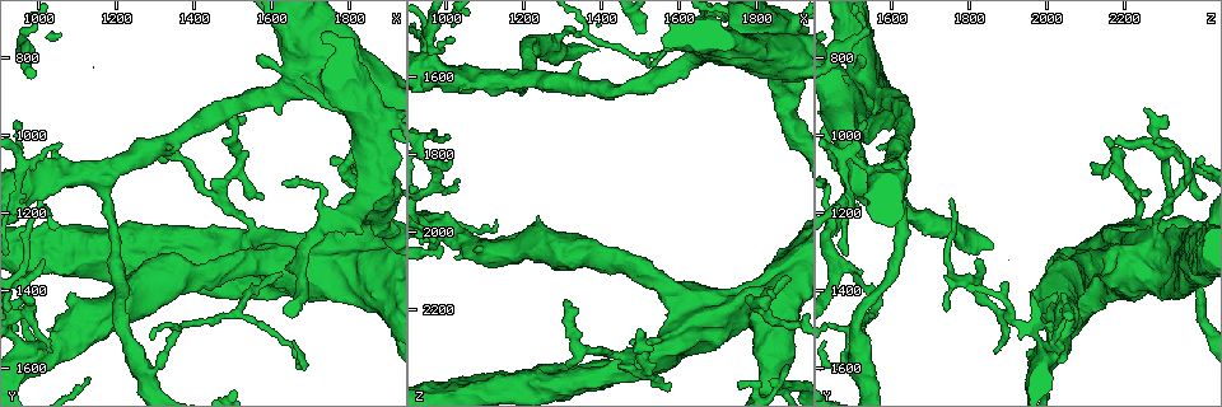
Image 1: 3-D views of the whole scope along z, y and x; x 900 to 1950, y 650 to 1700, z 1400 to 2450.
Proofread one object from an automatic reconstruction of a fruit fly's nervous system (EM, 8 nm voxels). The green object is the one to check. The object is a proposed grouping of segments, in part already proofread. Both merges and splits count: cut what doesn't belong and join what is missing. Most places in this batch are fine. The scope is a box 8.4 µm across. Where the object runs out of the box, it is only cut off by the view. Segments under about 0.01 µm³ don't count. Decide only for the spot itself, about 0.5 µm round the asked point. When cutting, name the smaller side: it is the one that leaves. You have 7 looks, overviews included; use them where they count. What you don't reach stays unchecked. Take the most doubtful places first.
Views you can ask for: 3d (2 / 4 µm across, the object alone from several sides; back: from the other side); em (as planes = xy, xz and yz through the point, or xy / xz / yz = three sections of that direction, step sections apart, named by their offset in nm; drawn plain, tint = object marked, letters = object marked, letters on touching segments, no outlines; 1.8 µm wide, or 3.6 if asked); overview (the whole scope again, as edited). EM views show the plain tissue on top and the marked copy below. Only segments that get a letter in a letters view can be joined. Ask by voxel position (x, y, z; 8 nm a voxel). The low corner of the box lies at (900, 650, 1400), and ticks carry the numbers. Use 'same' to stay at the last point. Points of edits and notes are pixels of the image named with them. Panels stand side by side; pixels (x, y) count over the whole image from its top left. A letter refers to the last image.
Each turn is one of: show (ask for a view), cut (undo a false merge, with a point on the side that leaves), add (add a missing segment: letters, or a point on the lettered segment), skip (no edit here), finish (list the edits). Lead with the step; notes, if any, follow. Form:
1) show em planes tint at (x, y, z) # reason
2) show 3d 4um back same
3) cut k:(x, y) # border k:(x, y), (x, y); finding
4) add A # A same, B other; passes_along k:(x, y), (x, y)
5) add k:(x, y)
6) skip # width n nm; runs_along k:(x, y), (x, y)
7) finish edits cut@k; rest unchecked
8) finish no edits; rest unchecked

show em 3.6um planes letters at (1790, 895, 1480) # thick turns thin

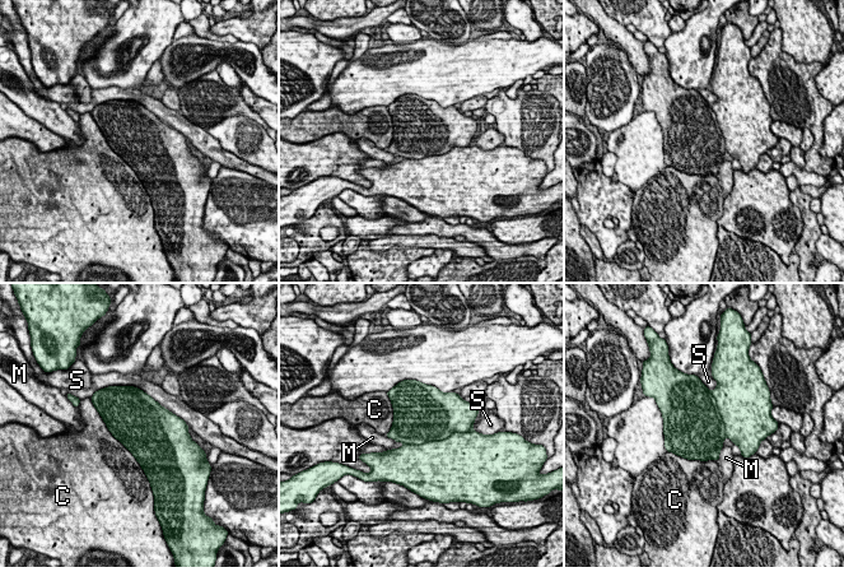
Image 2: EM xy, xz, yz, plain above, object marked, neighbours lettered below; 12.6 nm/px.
cut 2:(439, 459) # width 700 nm; C other, M other, S other; two neurons meet here

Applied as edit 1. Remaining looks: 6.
show em planes tint at (980, 1565, 1990) # four-way junction

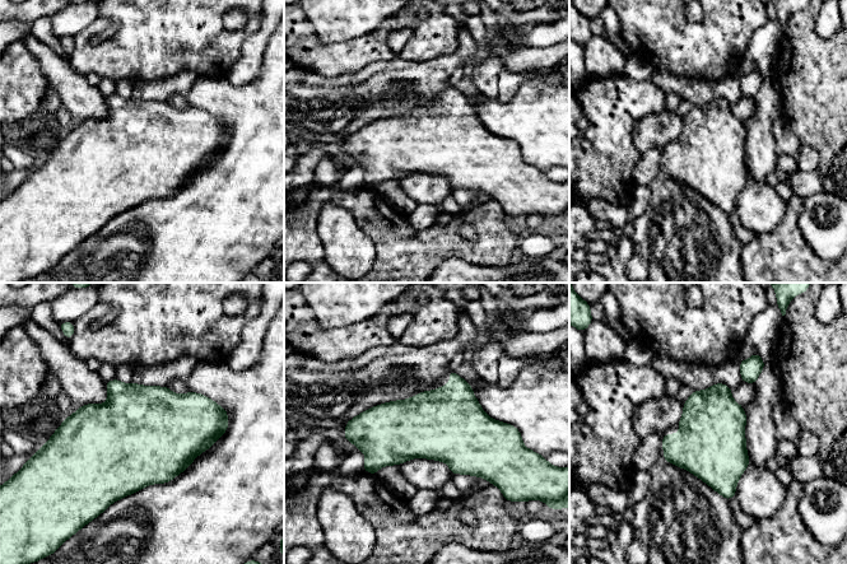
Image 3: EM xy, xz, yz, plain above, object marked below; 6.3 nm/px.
show em planes letters same

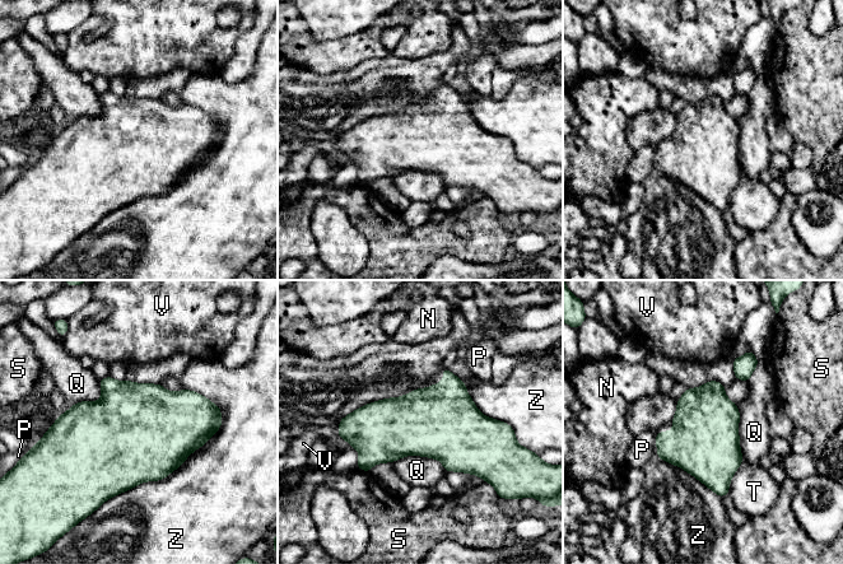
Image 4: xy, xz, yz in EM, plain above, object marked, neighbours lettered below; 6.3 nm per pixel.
skip # width 440 nm; N other, P other, Q other, S other, T other, V other, Z other; border 4:(391, 462), (422, 455), (447, 472); continuous, no second neuron

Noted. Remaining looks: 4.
show em yz step 4 letters at (1490, 930, 2255) # branch stops here

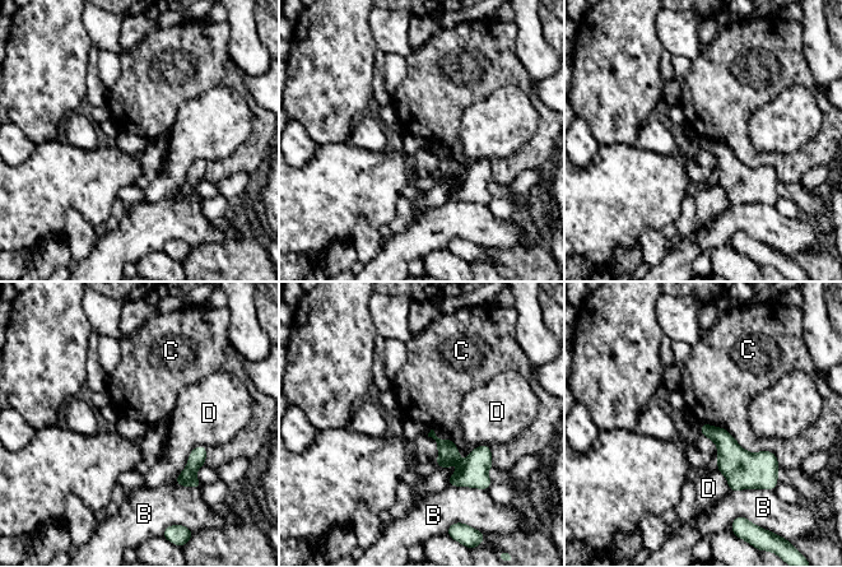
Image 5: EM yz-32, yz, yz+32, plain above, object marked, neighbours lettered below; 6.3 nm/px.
show em xy step 16 letters same # cut it another way

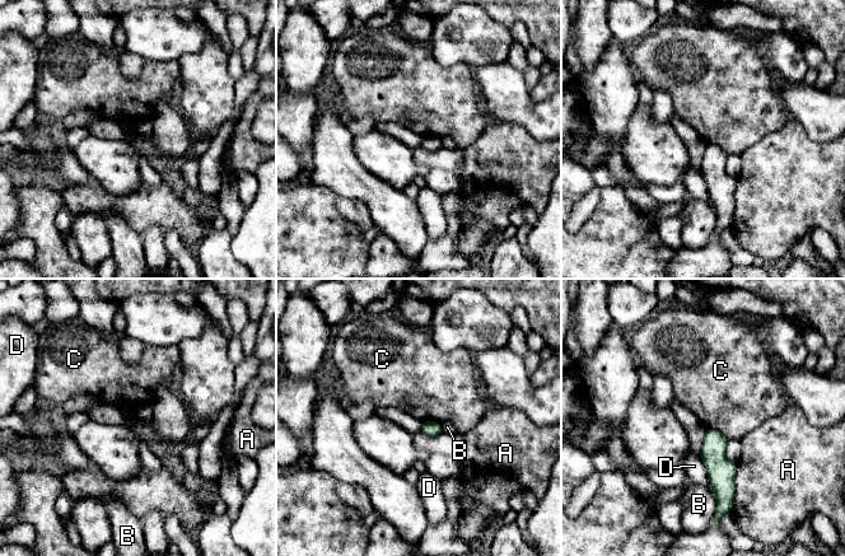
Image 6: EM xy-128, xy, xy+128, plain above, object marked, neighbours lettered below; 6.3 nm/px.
skip # A other, B other, C other, D other; border 6:(705, 428), (713, 428), (728, 439); no lettered segment goes on from it

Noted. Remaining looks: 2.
finish edits cut@2; rest unchecked

